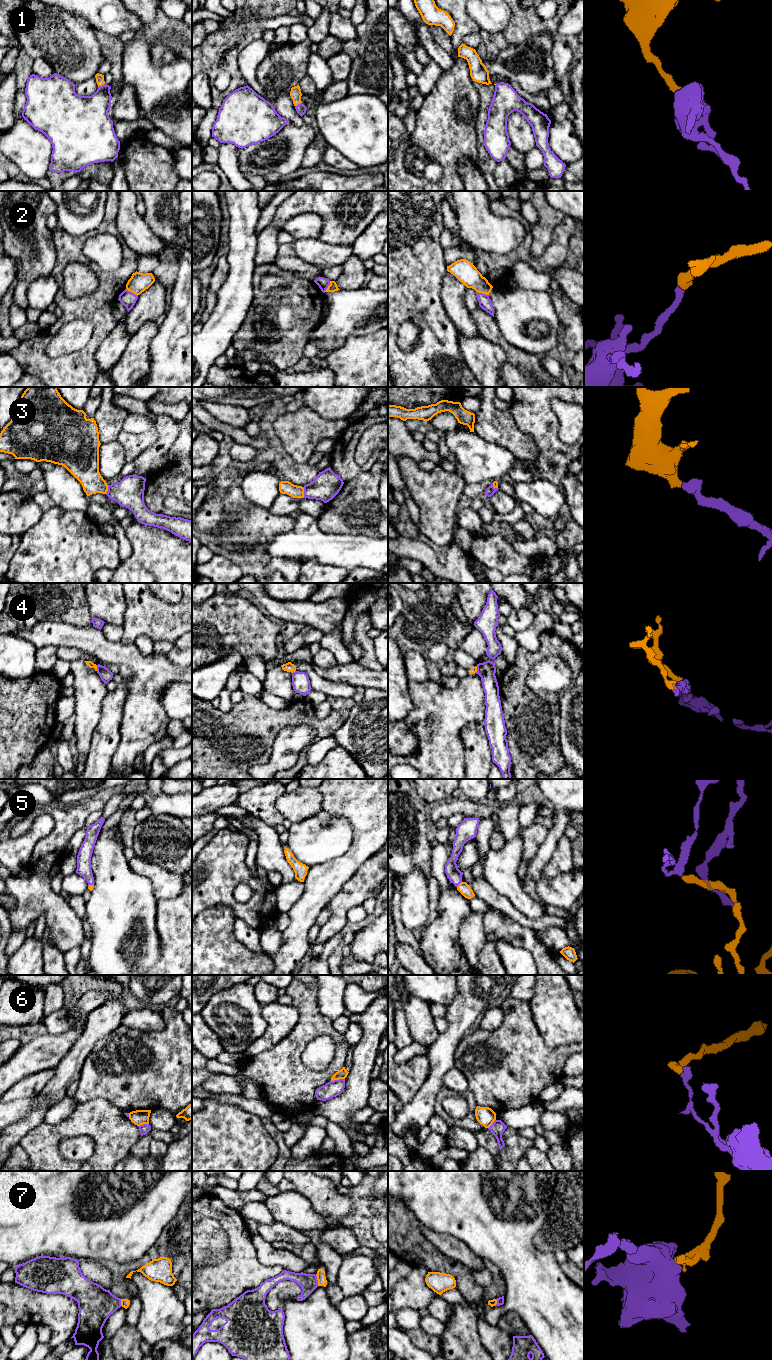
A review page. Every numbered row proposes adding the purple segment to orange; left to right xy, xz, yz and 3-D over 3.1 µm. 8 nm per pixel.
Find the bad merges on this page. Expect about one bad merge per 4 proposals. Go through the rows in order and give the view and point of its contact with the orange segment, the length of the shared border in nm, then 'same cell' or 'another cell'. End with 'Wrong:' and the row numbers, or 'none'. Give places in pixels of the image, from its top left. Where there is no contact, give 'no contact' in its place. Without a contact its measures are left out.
1: meets orange in xy at (101, 85); contact 70 nm long; same cell
2: meets orange in xy at (132, 292); contact 120 nm long; another cell
3: meets orange in xz at (303, 492); contact 90 nm long; same cell
4: meets orange in xy at (96, 668); contact 50 nm long; another cell
5: meets orange in yz at (459, 884); contact 60 nm long; same cell
6: meets orange in xz at (337, 1079); contact 110 nm long; another cell
7: meets orange in xz at (317, 1279); contact 90 nm long; another cell
Wrong: 2, 4, 6, 7

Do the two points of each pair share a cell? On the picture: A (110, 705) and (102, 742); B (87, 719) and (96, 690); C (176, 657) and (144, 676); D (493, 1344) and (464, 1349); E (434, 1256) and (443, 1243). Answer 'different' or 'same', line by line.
A: same
B: same
C: different
D: different
E: different

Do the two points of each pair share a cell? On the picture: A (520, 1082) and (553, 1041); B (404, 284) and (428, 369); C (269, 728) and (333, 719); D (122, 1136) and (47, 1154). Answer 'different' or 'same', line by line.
A: different
B: same
C: same
D: same

